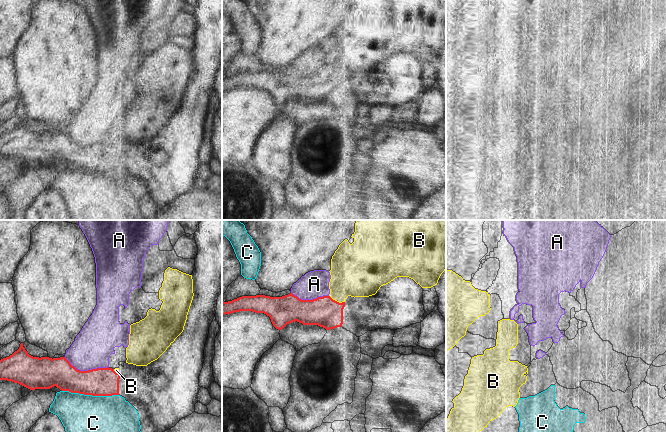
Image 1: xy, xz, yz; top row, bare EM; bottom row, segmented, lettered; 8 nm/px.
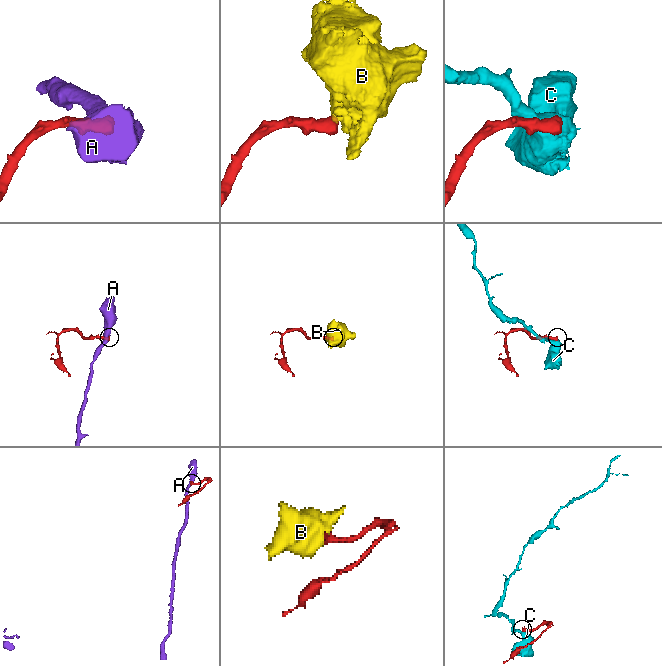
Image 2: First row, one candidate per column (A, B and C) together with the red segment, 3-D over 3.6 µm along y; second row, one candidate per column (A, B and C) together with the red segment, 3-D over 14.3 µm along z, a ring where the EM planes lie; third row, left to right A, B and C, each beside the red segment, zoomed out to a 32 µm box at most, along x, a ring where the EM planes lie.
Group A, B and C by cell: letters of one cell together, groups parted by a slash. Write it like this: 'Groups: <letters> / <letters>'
Groups: A / B / C.

